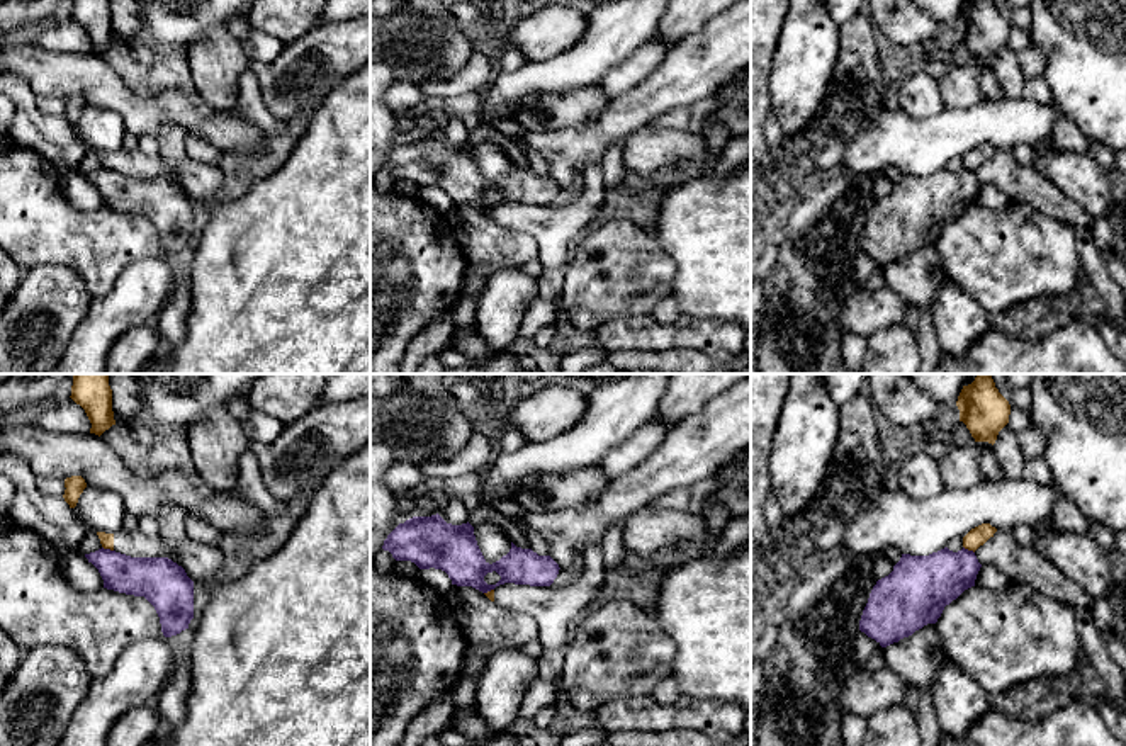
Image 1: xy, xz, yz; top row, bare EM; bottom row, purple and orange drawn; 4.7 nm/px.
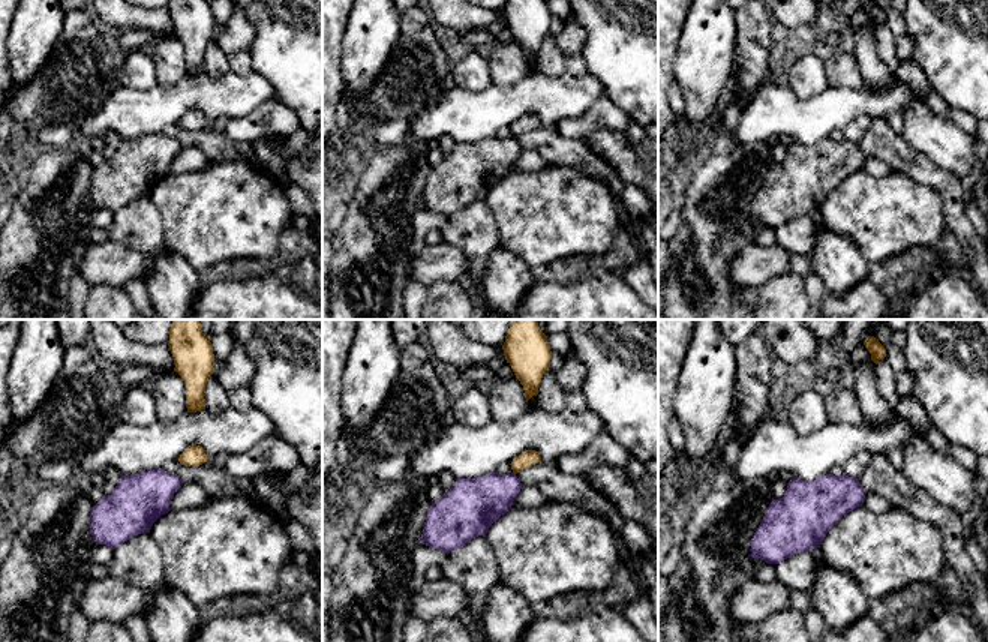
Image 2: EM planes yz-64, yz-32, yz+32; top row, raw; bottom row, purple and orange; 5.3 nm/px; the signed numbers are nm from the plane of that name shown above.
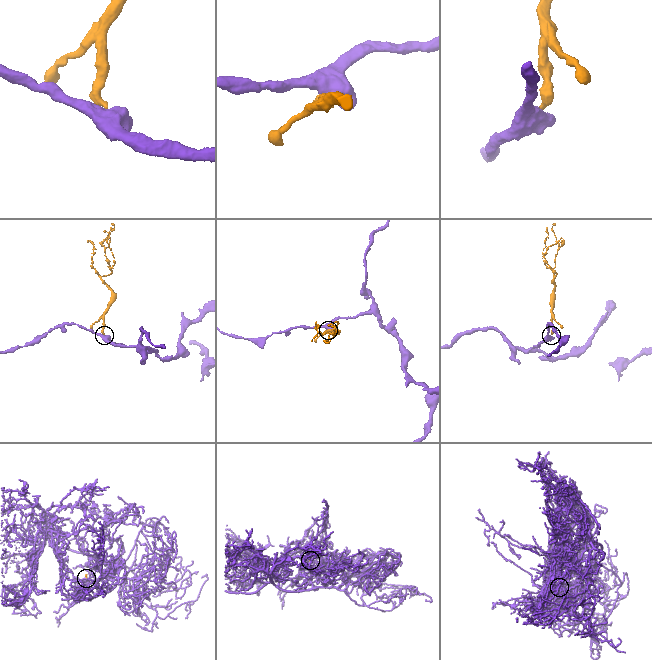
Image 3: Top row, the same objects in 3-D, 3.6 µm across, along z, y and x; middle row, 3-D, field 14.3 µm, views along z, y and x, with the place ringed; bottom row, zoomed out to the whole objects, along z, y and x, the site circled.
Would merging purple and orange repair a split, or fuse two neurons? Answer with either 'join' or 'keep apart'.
keep apart

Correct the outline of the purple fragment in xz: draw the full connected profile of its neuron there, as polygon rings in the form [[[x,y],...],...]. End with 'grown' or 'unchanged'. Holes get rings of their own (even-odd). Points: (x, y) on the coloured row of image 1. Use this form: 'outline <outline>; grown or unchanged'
outline [[[438,513],[413,517],[399,523],[384,540],[396,561],[411,561],[419,569],[442,569],[457,586],[472,586],[482,593],[504,583],[550,586],[559,574],[559,564],[550,556],[532,549],[511,549],[489,564],[474,535],[474,527],[447,523]]]; unchanged

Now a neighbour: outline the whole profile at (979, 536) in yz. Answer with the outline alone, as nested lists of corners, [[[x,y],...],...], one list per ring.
[[[982,523],[975,528],[971,528],[965,537],[963,537],[963,547],[968,551],[977,551],[980,545],[983,545],[994,534],[997,532],[995,527],[990,523]]]

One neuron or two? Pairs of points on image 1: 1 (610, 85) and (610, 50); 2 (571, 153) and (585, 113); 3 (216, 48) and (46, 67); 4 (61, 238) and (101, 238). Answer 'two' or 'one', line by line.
1: two
2: two
3: two
4: one

